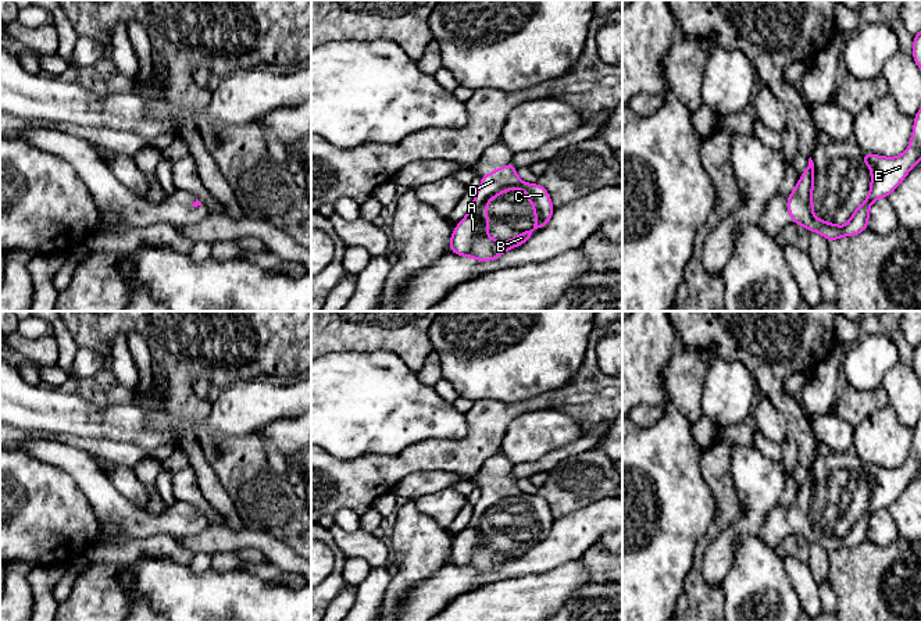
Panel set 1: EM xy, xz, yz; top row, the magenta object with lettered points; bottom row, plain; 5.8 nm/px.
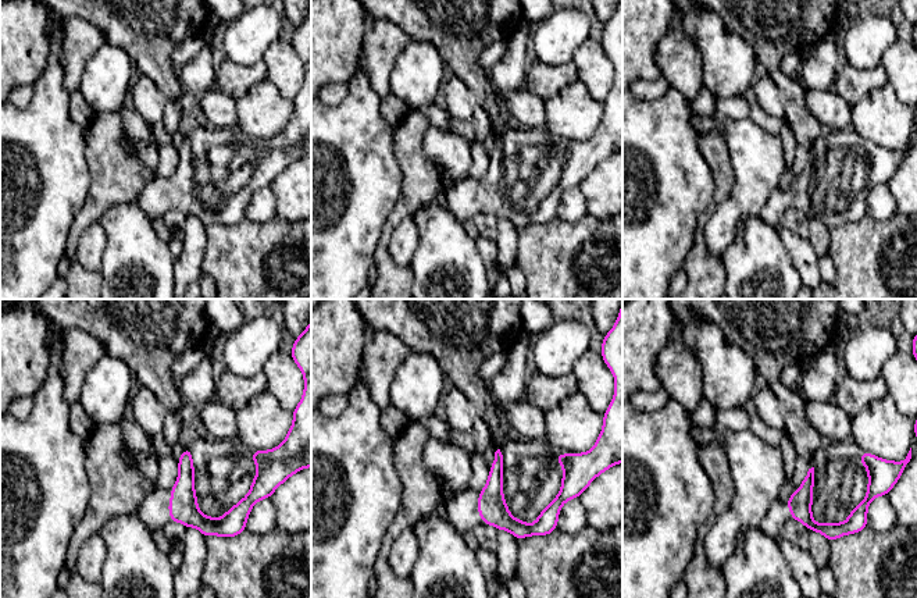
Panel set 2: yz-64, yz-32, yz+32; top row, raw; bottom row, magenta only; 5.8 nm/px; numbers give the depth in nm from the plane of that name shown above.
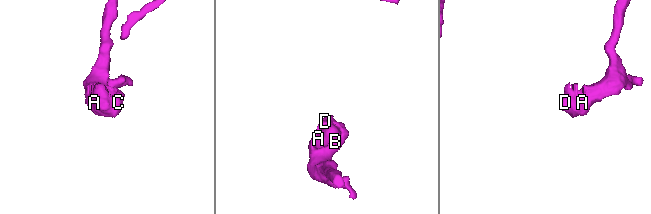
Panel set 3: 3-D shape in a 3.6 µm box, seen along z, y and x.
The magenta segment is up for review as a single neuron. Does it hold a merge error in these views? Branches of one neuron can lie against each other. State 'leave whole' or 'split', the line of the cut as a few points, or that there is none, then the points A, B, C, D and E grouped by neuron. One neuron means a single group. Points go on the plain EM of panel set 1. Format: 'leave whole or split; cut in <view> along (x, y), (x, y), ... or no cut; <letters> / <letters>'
leave whole; no cut; A B C D E

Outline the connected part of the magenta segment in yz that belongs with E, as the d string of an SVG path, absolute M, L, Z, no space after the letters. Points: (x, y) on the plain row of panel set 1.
M921 420L913 431L911 450L902 467L883 468L864 464L861 474L867 475L871 482L870 504L843 538L818 531L813 524L814 474L810 468L806 482L797 492L796 500L788 507L786 518L792 533L803 536L810 543L821 545L828 553L842 547L854 547L865 542L868 539L871 515L881 508L889 508L921 471Z

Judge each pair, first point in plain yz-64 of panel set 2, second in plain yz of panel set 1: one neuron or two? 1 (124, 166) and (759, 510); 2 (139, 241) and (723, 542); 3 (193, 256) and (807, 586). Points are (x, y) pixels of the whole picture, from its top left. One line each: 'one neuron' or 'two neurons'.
1: two neurons
2: two neurons
3: two neurons

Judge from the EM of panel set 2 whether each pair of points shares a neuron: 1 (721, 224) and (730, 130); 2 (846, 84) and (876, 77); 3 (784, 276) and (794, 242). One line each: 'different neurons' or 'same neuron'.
1: same neuron
2: same neuron
3: different neurons

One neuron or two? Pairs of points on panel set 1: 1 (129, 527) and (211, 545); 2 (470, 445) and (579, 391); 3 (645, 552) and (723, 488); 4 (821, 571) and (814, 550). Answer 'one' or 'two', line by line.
1: two
2: one
3: two
4: one

